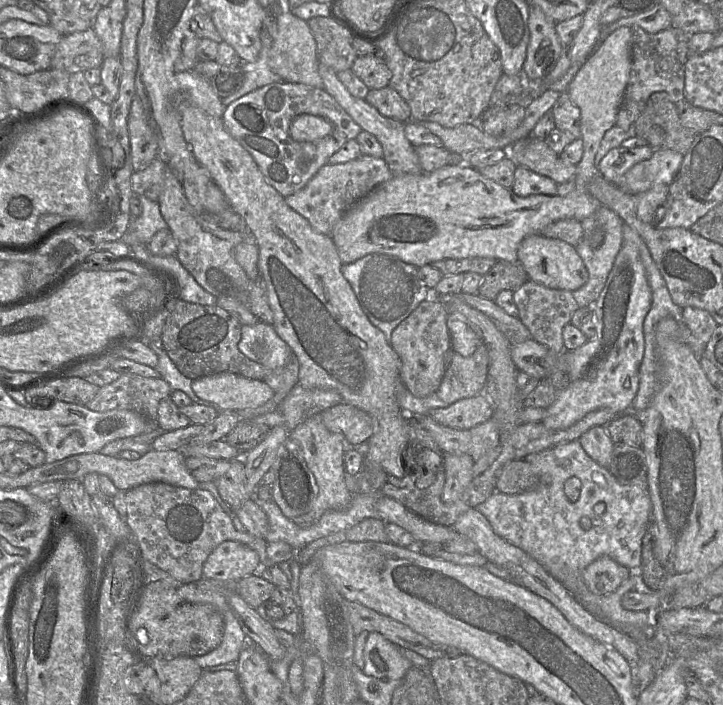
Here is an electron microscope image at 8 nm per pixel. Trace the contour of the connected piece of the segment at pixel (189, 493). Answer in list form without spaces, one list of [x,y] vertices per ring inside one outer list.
[[[151,482],[125,491],[124,499],[126,523],[145,560],[182,584],[202,579],[204,562],[219,544],[227,540],[241,542],[257,552],[262,567],[274,566],[267,560],[266,540],[247,531],[237,531],[231,518],[207,490]]]

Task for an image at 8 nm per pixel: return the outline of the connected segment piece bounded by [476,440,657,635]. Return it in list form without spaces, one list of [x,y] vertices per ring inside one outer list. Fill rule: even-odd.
[[[578,440],[532,453],[524,459],[532,467],[532,471],[540,477],[539,486],[535,490],[514,495],[494,491],[476,509],[487,519],[498,536],[538,562],[547,573],[560,582],[594,615],[614,627],[635,627],[648,635],[651,634],[657,628],[653,612],[629,611],[624,609],[621,604],[624,594],[644,588],[638,570],[641,565],[642,539],[652,521],[648,482],[643,481],[637,485],[619,483],[607,468],[600,466],[589,457]],[[601,556],[608,556],[628,568],[631,571],[631,576],[614,592],[595,595],[585,586],[582,572]]]

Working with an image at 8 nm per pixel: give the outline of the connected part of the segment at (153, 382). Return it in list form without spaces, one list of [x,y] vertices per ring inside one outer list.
[[[121,373],[114,382],[100,387],[86,407],[95,412],[125,409],[138,413],[157,428],[159,402],[171,395],[171,387],[161,377],[143,377],[138,374]]]

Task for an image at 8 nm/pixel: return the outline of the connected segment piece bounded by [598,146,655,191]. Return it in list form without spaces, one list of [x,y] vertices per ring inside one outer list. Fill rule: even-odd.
[[[650,146],[613,148],[600,161],[598,170],[605,180],[625,191],[625,173],[635,164],[651,158],[654,151]]]

